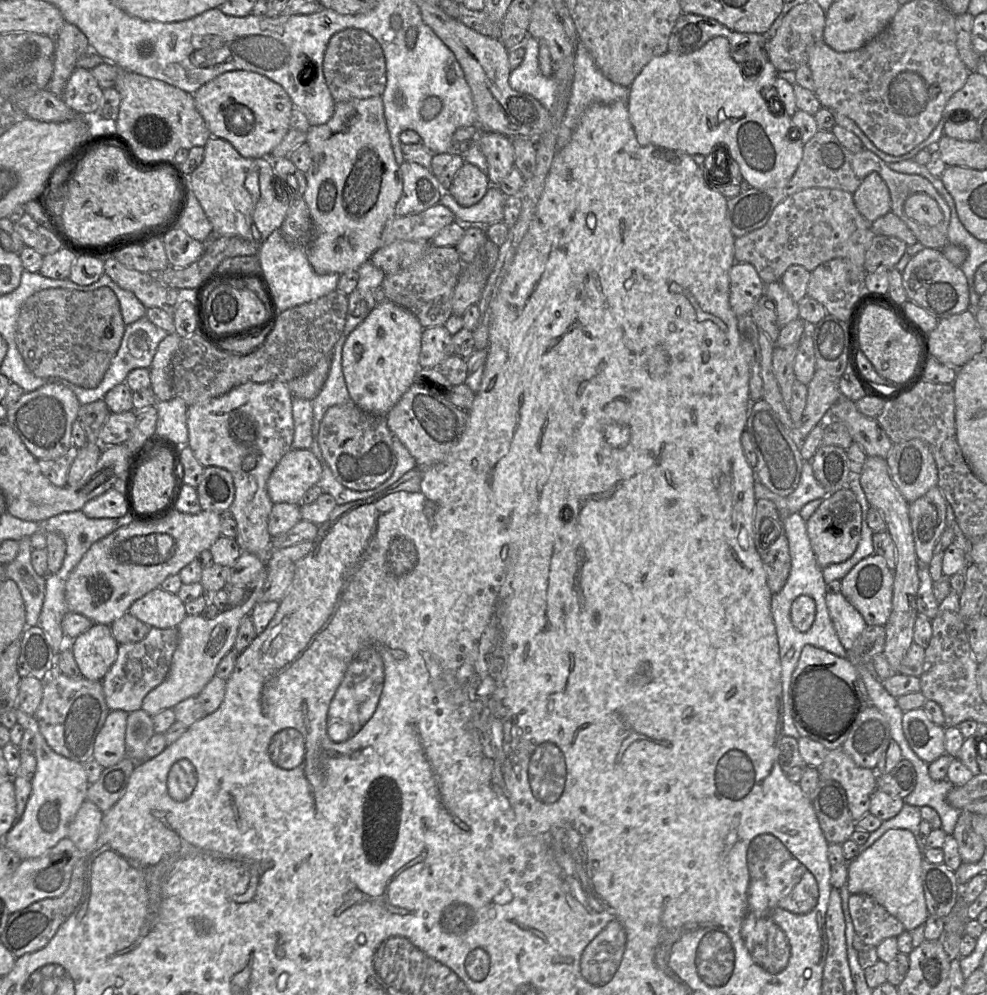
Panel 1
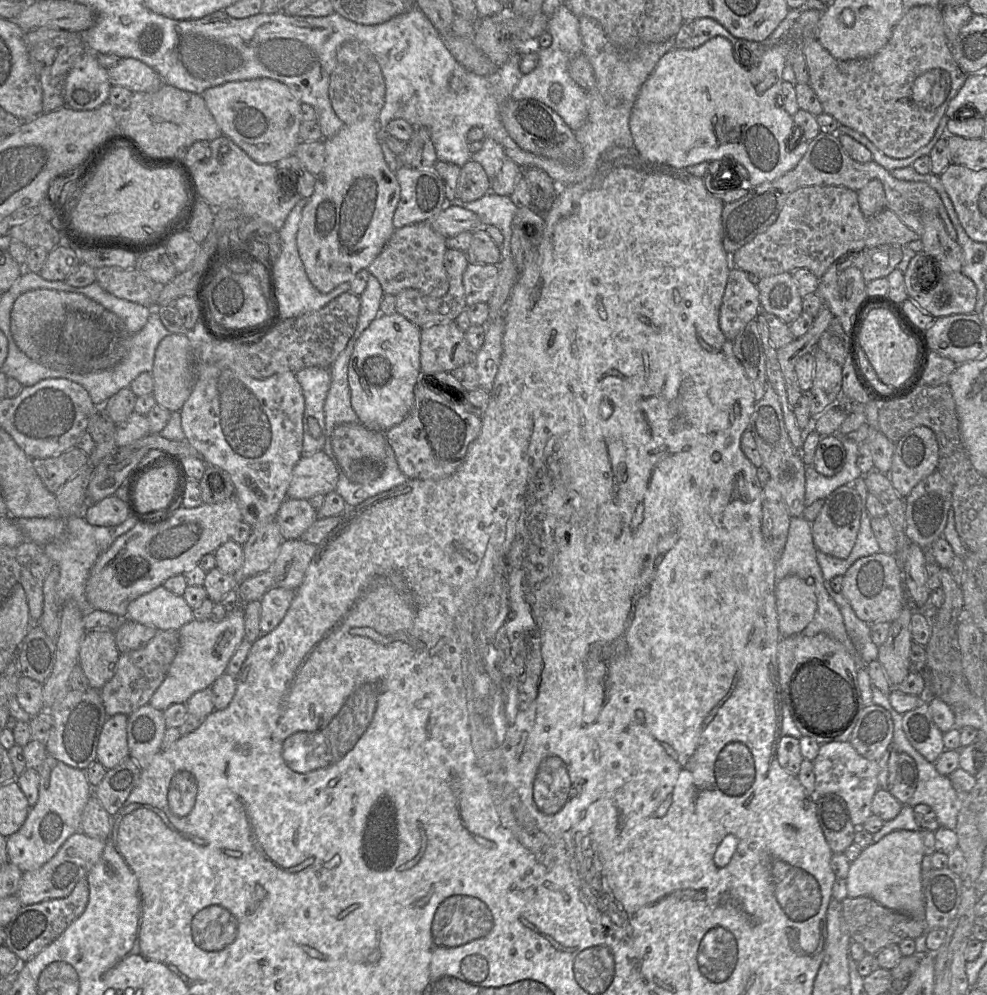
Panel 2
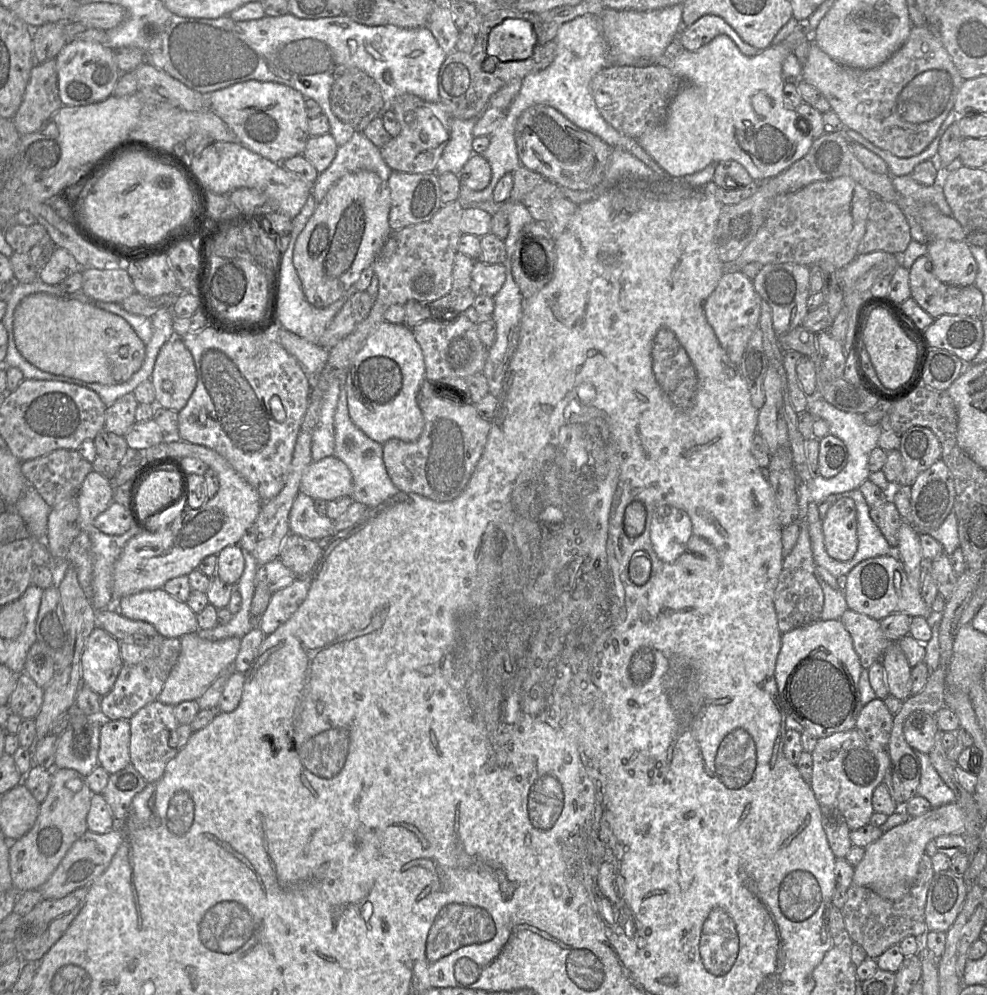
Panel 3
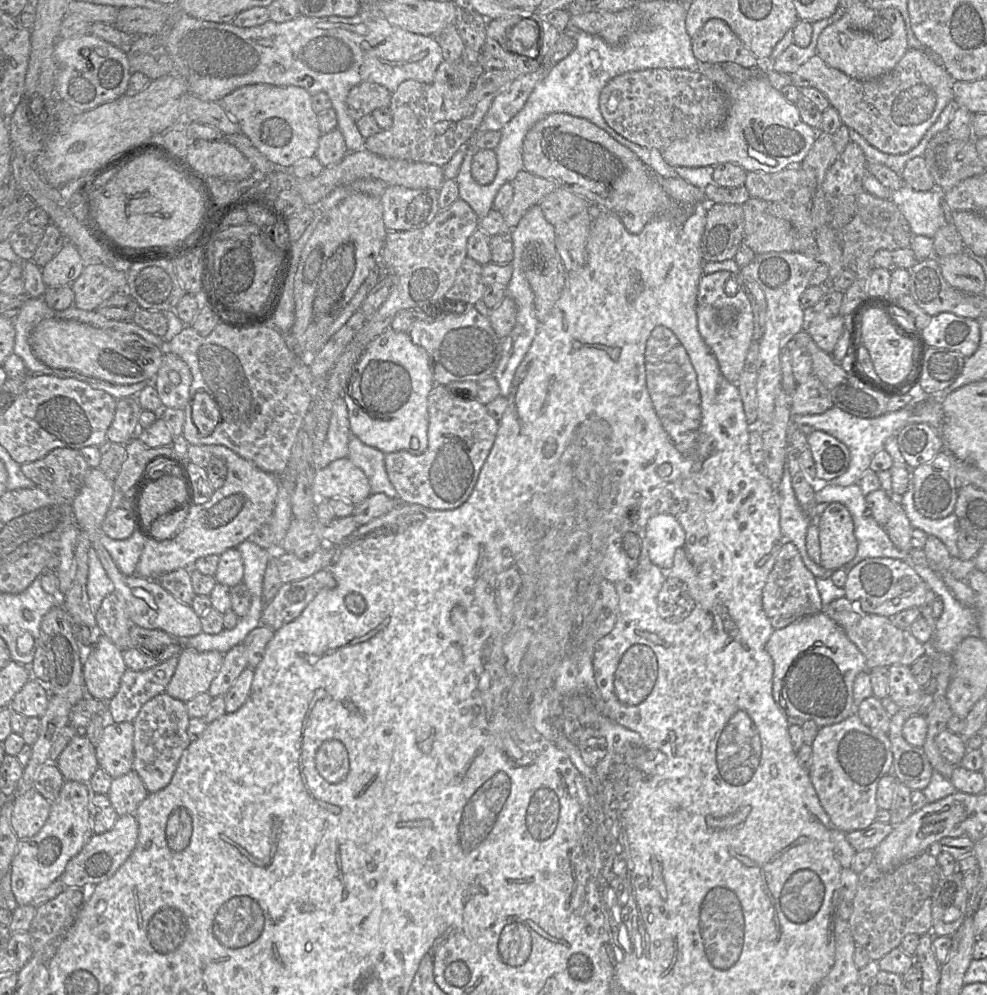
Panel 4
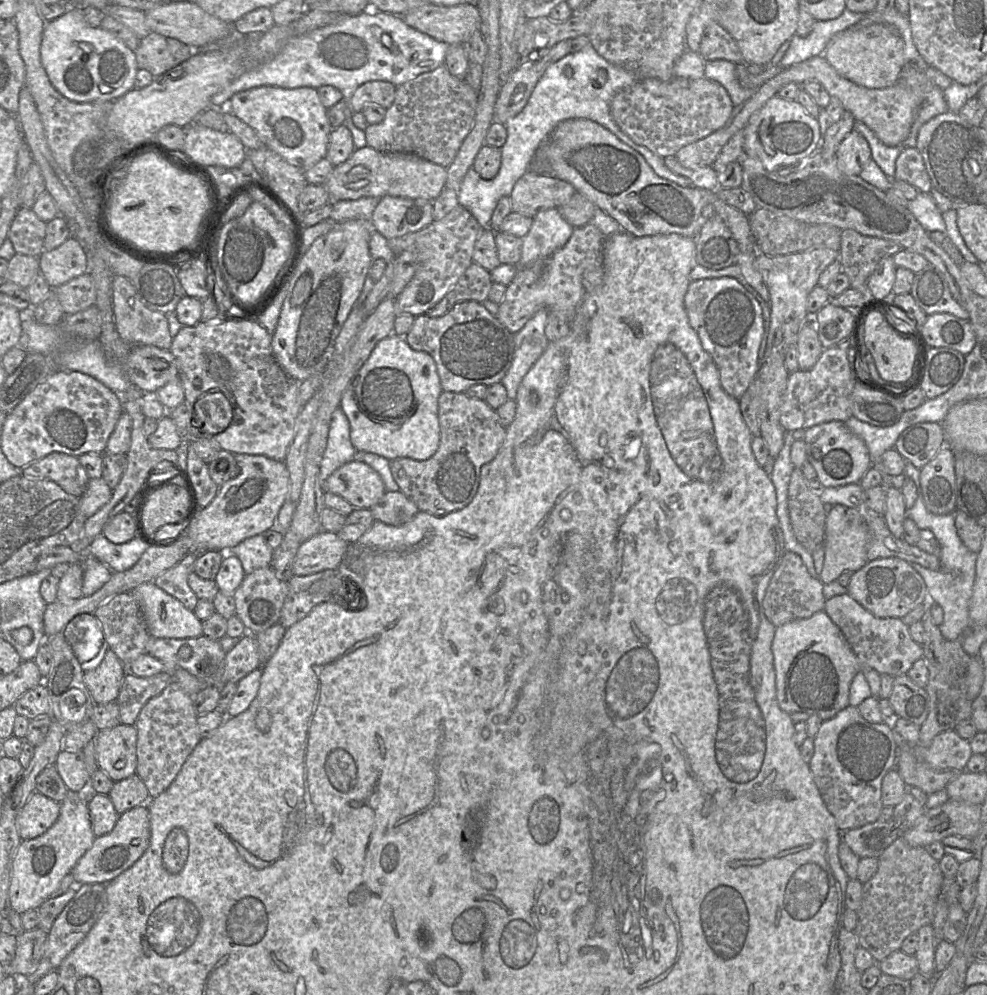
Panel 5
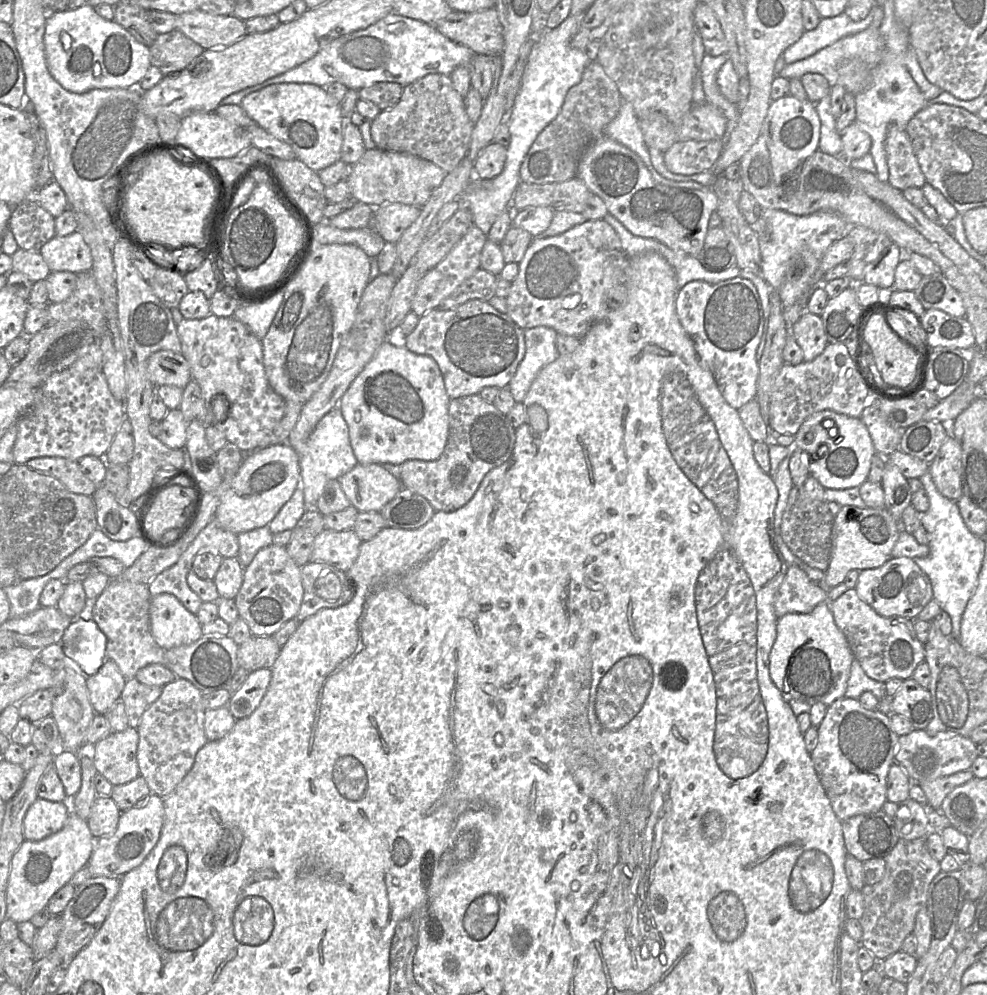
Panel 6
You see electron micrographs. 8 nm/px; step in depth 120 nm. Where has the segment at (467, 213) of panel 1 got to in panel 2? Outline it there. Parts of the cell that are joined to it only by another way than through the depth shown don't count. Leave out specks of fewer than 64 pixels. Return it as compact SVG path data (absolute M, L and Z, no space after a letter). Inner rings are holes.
M490 191L471 202L464 202L455 198L448 201L448 204L474 212L483 226L494 225L498 227L504 236L504 241L501 245L502 258L511 257L512 220L518 207L509 196L498 195Z

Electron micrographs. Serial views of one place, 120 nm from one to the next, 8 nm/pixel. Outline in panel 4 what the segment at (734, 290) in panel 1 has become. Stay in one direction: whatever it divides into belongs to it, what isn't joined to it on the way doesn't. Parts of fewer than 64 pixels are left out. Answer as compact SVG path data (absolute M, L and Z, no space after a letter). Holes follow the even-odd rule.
M728 271L704 274L698 285L696 308L699 333L715 355L722 374L733 384L739 381L754 332L753 311L744 290L739 287L733 296L725 292L726 283L736 282L736 277Z

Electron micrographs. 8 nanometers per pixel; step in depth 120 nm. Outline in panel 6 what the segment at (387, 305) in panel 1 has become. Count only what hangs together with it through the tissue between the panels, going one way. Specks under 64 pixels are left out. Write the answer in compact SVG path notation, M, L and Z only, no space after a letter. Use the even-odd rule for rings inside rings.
M386 340L351 383L338 408L347 423L350 445L358 464L401 465L408 460L434 461L441 456L448 439L449 402L443 376L433 358L415 354L407 347L396 347Z

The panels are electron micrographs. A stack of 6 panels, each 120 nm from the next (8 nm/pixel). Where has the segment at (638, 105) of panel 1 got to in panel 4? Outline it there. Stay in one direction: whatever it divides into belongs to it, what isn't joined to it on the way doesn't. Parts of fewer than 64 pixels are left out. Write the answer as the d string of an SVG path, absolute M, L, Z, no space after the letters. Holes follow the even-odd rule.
M719 63L701 64L699 71L726 95L728 113L717 128L693 132L661 150L663 159L670 166L715 167L731 162L740 165L746 172L776 173L801 164L818 131L802 121L796 103L788 102L780 90L770 84L766 75L760 74L744 81L734 80Z

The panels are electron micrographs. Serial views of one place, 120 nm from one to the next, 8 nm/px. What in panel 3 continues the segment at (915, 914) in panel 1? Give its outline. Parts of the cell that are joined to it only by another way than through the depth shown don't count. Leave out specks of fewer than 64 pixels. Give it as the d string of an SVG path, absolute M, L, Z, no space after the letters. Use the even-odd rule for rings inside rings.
M956 802L932 808L921 816L911 817L905 823L884 832L865 848L864 857L854 867L852 882L871 889L886 900L899 901L908 893L917 876L927 843L941 835L963 834L964 831L965 813Z

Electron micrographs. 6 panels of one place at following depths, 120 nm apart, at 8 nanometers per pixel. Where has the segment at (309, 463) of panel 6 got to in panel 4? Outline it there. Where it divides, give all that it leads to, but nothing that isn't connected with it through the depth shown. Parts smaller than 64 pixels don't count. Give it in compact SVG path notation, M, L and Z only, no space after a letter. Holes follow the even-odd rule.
M343 397L338 398L332 408L332 416L324 444L314 456L315 469L322 469L331 462L347 458L351 437L348 409Z

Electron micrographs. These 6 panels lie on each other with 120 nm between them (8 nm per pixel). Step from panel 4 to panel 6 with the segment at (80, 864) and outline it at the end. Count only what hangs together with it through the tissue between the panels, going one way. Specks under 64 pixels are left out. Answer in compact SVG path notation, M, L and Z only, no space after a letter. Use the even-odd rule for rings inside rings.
M154 793L139 800L136 807L122 812L116 831L111 836L95 840L94 850L87 863L92 876L121 878L138 867L157 844L163 823L163 798Z

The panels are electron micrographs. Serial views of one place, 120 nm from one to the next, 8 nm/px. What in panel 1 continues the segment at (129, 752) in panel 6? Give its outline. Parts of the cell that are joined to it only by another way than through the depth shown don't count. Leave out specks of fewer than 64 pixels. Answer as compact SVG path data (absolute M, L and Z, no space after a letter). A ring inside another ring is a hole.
M111 710L96 736L93 758L107 768L120 762L126 756L125 731L129 713Z

